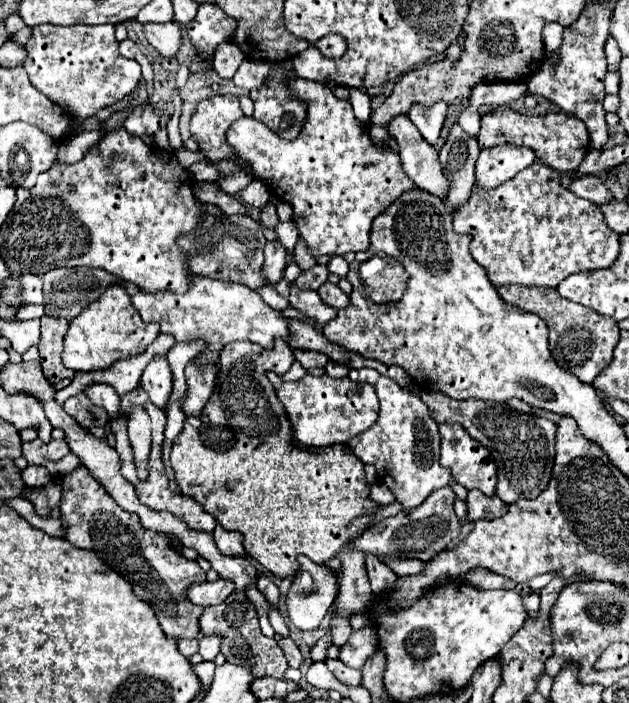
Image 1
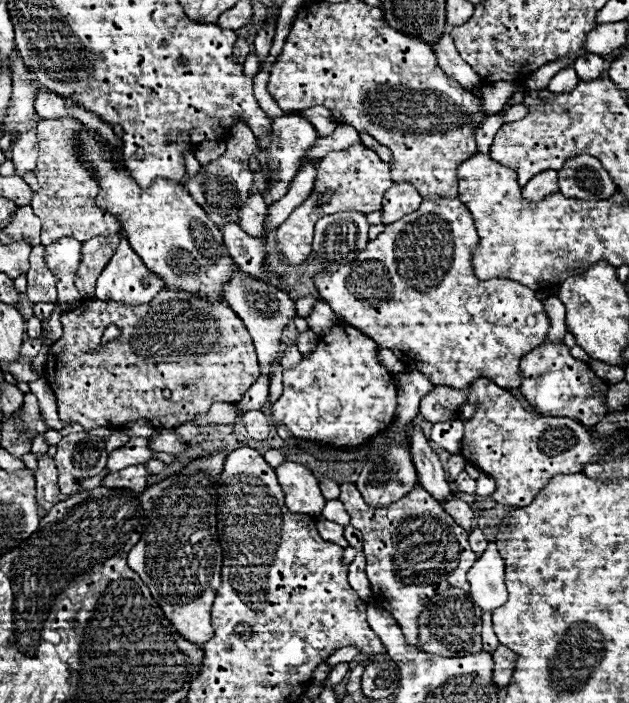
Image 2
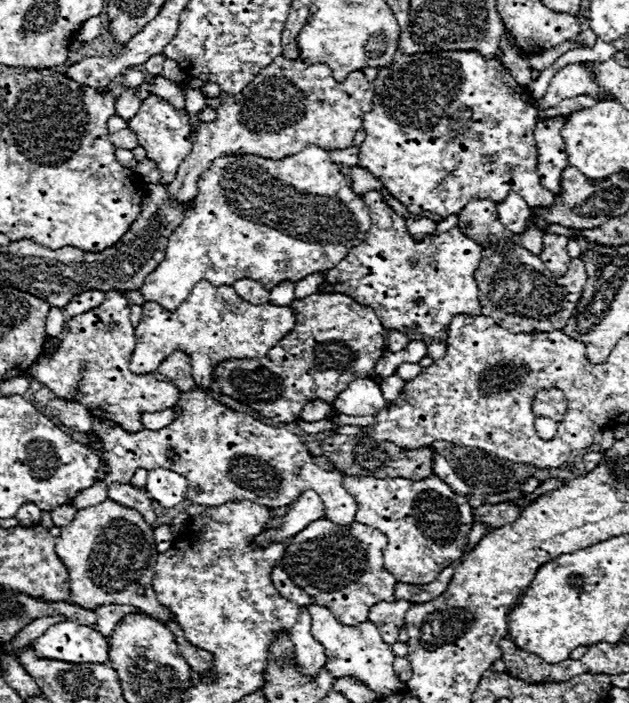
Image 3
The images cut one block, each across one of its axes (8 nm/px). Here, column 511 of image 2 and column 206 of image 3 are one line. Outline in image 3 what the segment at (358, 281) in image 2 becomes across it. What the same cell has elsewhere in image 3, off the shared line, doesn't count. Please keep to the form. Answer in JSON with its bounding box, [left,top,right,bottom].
[130,282,296,390]

